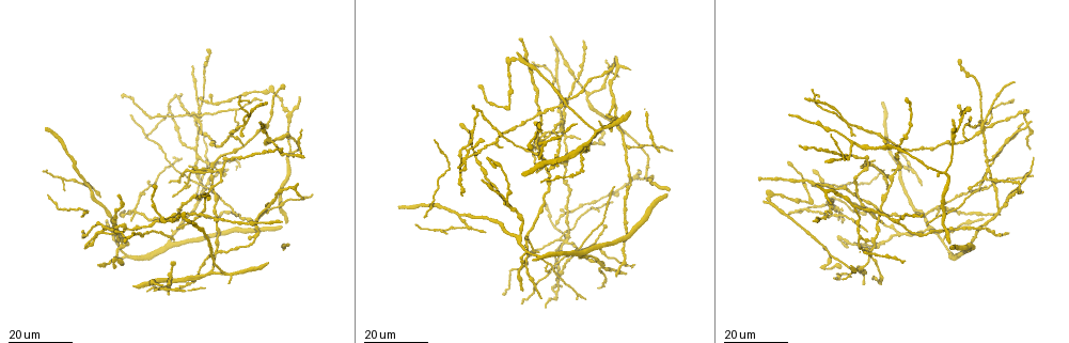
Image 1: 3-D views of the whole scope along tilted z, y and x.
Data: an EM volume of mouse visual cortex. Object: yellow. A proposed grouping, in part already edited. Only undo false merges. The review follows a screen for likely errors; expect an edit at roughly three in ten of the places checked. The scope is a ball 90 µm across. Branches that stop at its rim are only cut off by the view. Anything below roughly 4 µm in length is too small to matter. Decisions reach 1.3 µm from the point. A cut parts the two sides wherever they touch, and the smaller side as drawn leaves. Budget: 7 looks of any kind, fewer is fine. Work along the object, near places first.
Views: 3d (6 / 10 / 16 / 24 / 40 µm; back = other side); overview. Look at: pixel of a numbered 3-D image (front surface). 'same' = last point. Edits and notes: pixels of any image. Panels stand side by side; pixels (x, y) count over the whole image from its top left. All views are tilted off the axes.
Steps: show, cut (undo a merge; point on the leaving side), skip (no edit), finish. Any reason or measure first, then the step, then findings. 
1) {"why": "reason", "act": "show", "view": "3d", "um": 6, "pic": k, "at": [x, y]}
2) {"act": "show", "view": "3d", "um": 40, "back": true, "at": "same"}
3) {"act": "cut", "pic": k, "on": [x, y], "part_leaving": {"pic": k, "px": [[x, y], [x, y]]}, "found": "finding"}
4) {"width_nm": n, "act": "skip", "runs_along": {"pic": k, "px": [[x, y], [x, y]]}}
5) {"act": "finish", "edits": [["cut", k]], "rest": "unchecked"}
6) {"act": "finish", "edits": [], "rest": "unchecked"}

{"why": "looks like a crossing", "act": "show", "view": "3d", "um": 16, "pic": 1, "at": [215, 255]}

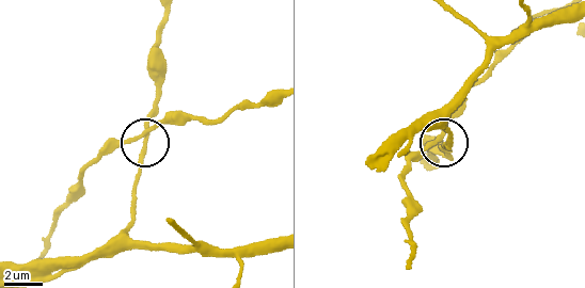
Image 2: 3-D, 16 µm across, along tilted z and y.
{"why": "zoom in", "act": "show", "view": "3d", "um": 6, "pic": 2, "at": [438, 137]}

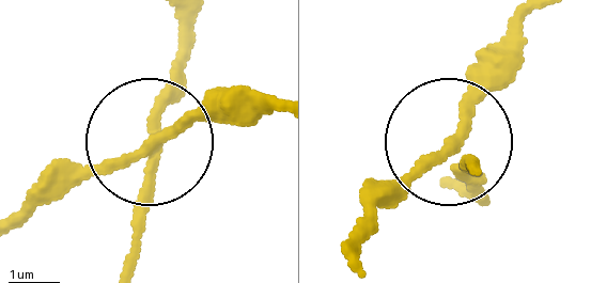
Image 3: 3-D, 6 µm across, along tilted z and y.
{"width_nm": 220, "act": "skip", "found": "one cell here"}

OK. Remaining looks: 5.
{"why": "small branch off a trunk", "act": "show", "view": "3d", "um": 24, "pic": 1, "at": [844, 121]}

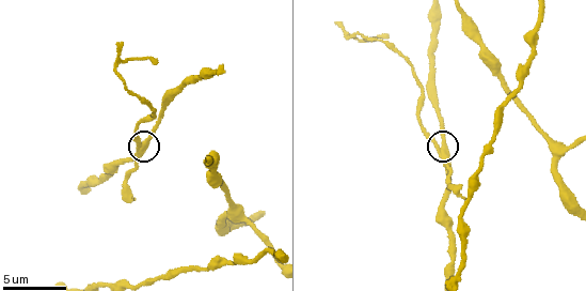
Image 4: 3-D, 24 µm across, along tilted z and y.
{"act": "show", "view": "3d", "um": 6, "pic": 4, "at": [440, 150]}

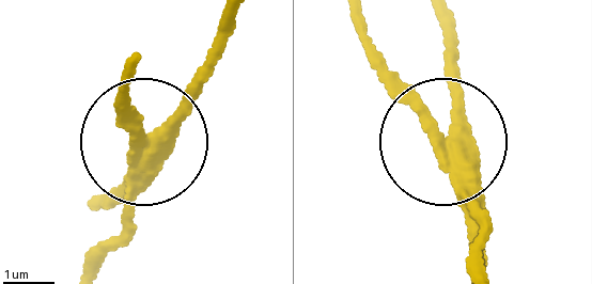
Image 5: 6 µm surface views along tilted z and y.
{"act": "cut", "pic": 5, "on": [134, 233], "part_leaving": {"pic": 5, "px": [[455, 169], [365, 19]]}, "found": "two cells meet here"}

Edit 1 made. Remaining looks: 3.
{"act": "show", "view": "overview"}

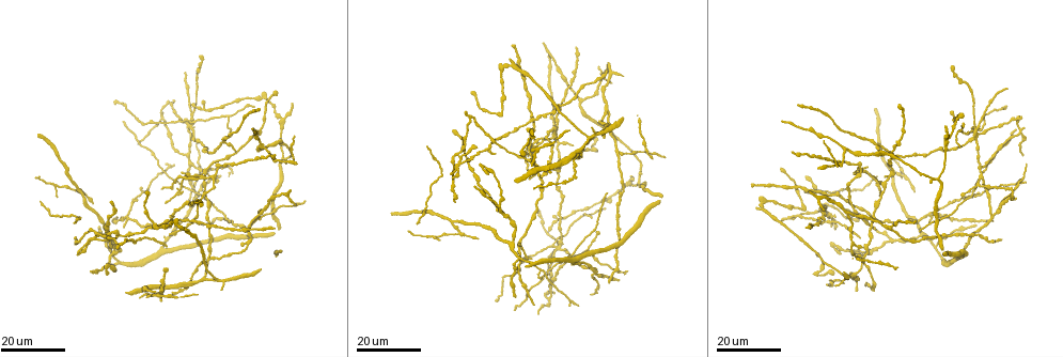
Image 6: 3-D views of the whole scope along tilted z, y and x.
{"act": "show", "view": "3d", "um": 24, "pic": 6, "at": [106, 223]}

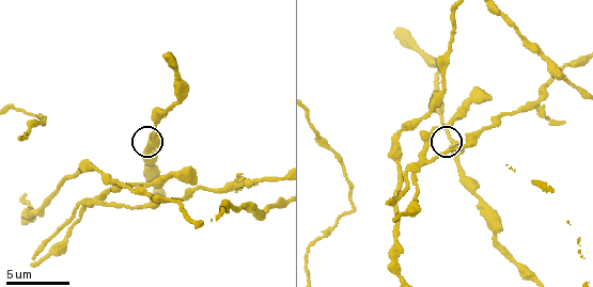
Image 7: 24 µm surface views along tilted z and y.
{"why": "zoom in", "act": "show", "view": "3d", "um": 10, "pic": 7, "at": [451, 138]}

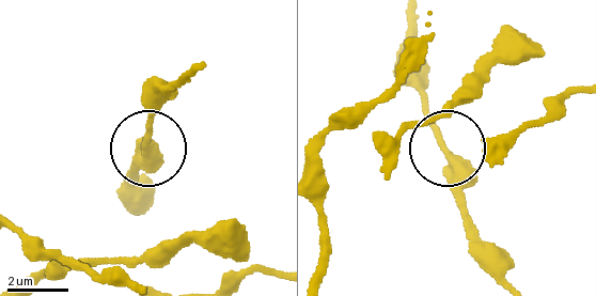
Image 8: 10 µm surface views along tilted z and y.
{"width_nm": 360, "act": "skip", "runs_along": {"pic": 8, "px": [[506, 278], [465, 212], [457, 164], [421, 89]]}, "found": "all the same cell"}

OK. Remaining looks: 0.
{"act": "finish", "edits": [["cut", 5]], "rest": "unchecked"}

